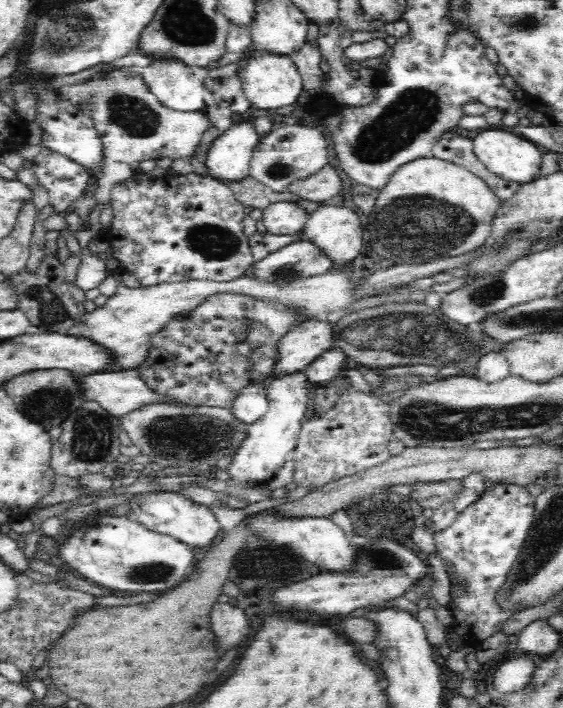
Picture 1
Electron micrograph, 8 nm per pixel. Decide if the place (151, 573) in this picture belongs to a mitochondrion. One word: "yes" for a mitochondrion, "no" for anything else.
yes

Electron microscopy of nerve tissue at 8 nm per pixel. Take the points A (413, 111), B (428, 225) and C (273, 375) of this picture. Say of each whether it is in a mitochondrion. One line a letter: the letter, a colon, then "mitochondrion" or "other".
A: mitochondrion
B: mitochondrion
C: other

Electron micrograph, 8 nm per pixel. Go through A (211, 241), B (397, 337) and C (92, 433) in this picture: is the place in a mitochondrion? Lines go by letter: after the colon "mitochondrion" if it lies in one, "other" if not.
A: mitochondrion
B: mitochondrion
C: mitochondrion

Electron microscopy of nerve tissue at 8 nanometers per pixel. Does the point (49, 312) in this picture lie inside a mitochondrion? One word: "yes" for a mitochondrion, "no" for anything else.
yes

